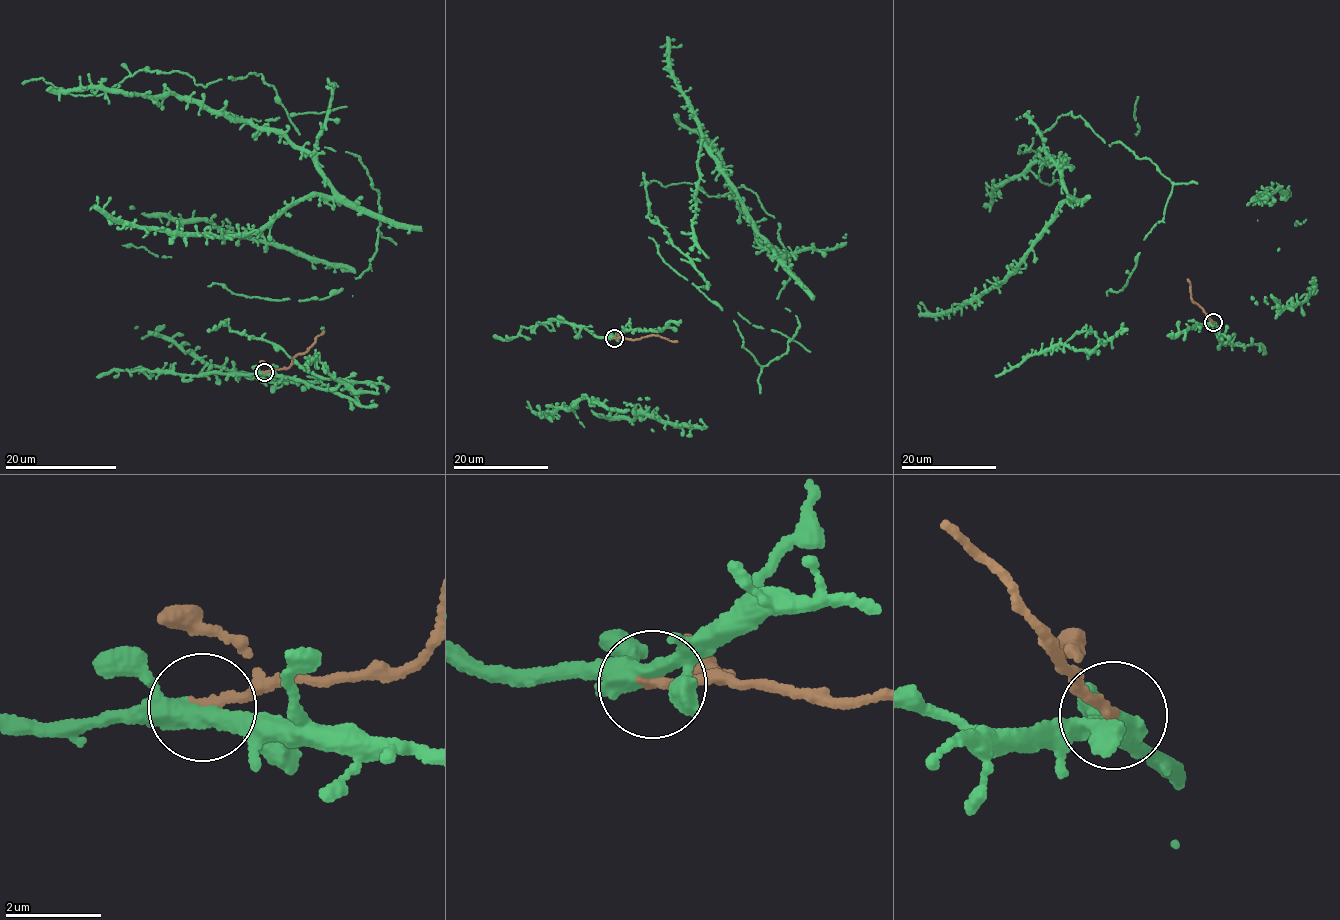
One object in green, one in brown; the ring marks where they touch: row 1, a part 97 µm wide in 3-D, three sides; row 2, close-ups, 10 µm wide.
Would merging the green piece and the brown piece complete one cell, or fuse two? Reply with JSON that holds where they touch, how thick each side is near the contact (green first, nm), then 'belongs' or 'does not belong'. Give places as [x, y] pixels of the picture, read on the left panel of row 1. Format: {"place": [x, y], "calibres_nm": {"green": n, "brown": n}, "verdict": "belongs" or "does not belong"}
{"place": [264, 372], "calibres_nm": {"green": 320, "brown": 240}, "verdict": "does not belong"}

